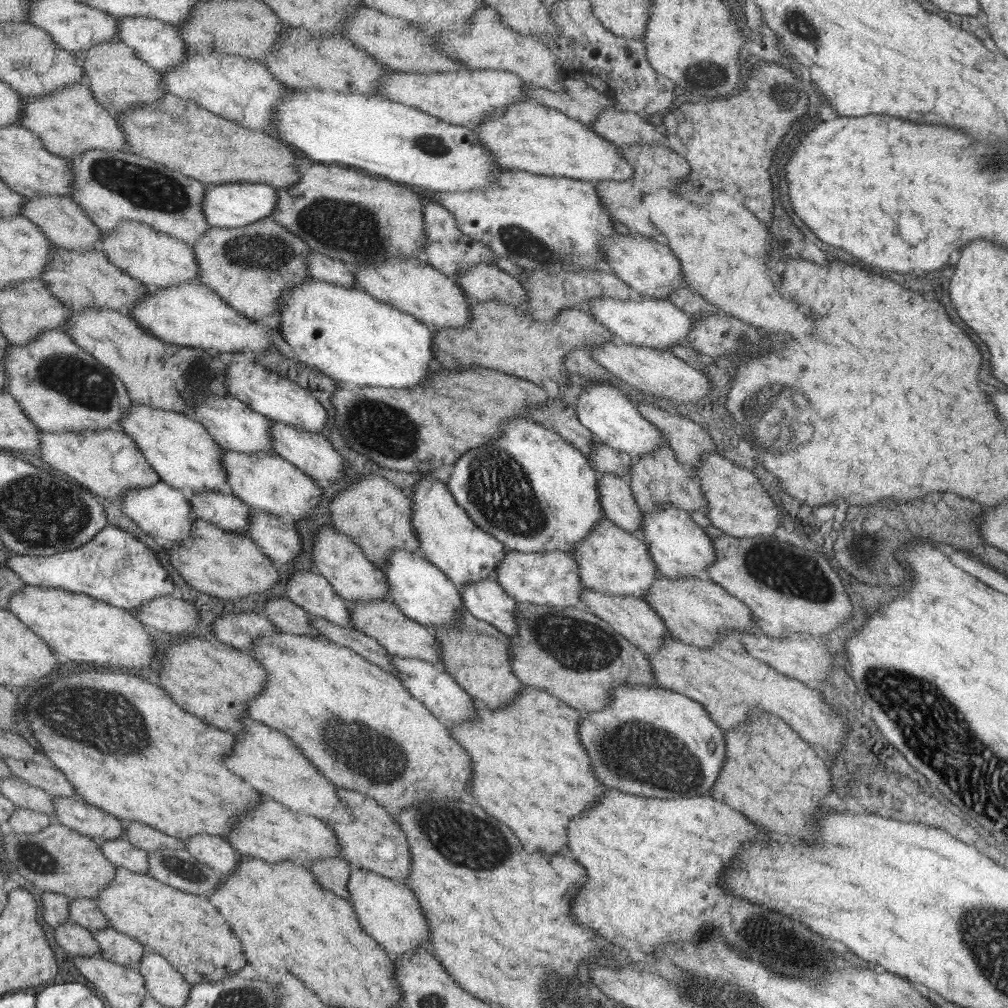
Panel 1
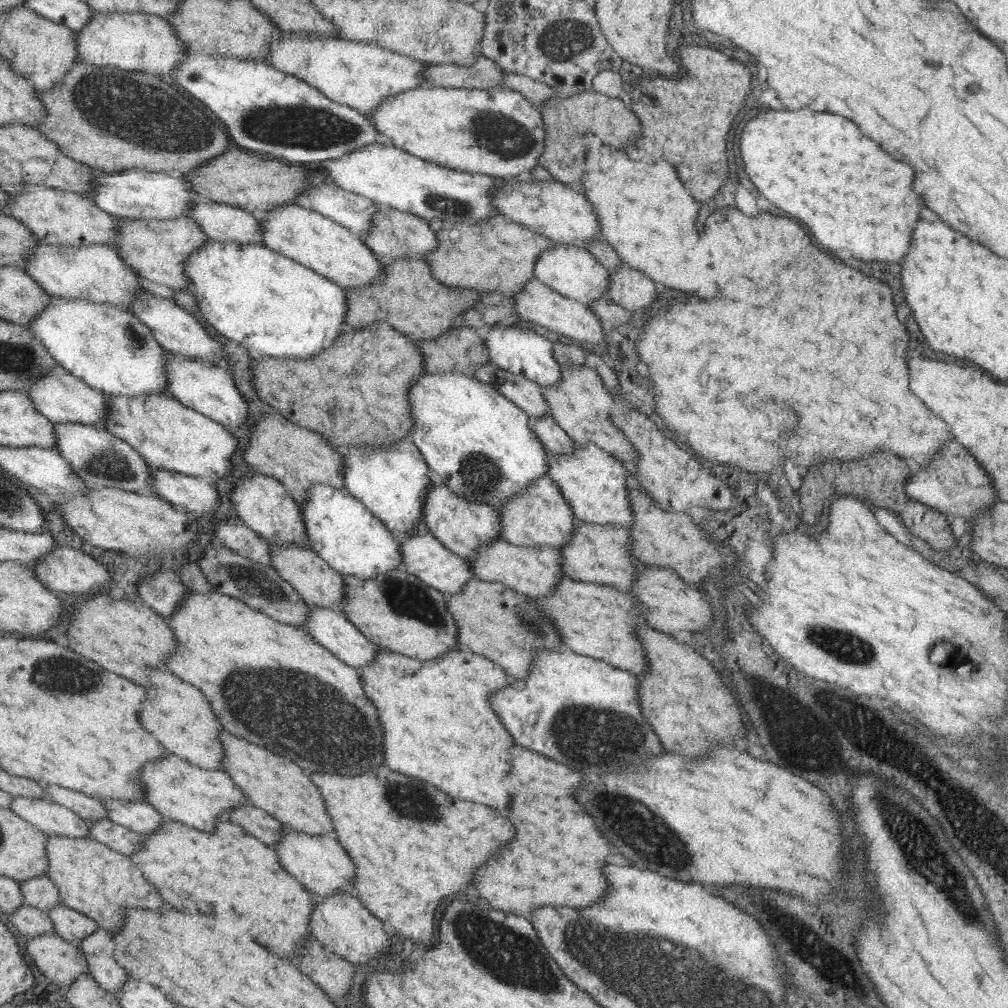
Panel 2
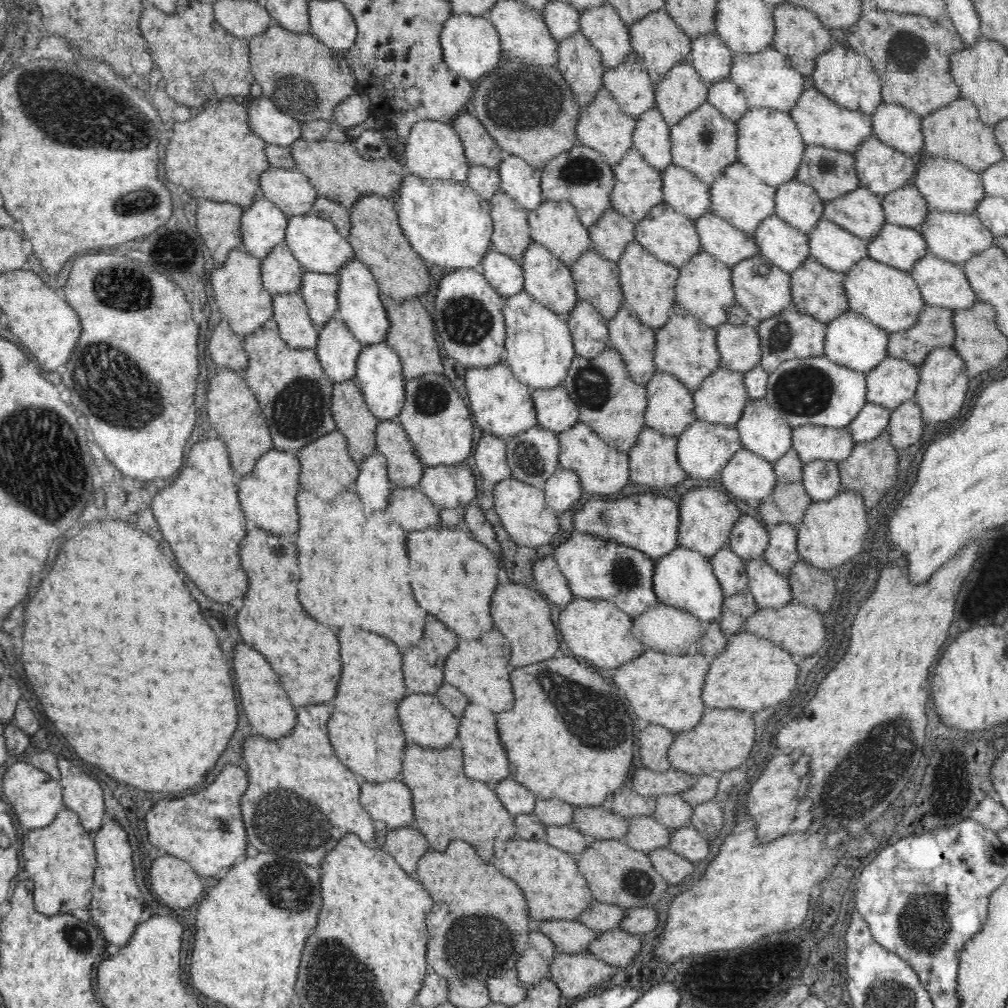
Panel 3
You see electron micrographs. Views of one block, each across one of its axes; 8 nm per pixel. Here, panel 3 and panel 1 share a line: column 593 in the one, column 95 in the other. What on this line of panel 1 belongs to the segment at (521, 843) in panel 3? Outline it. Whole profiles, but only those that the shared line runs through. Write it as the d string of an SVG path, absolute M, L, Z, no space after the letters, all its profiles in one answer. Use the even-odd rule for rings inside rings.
M123 867L115 868L115 876L95 898L97 909L109 922L109 927L139 941L147 950L162 956L190 985L199 982L216 982L225 974L237 972L245 958L241 956L237 938L229 932L225 920L213 906L207 904L206 895L194 895L163 884L149 874L131 872Z

